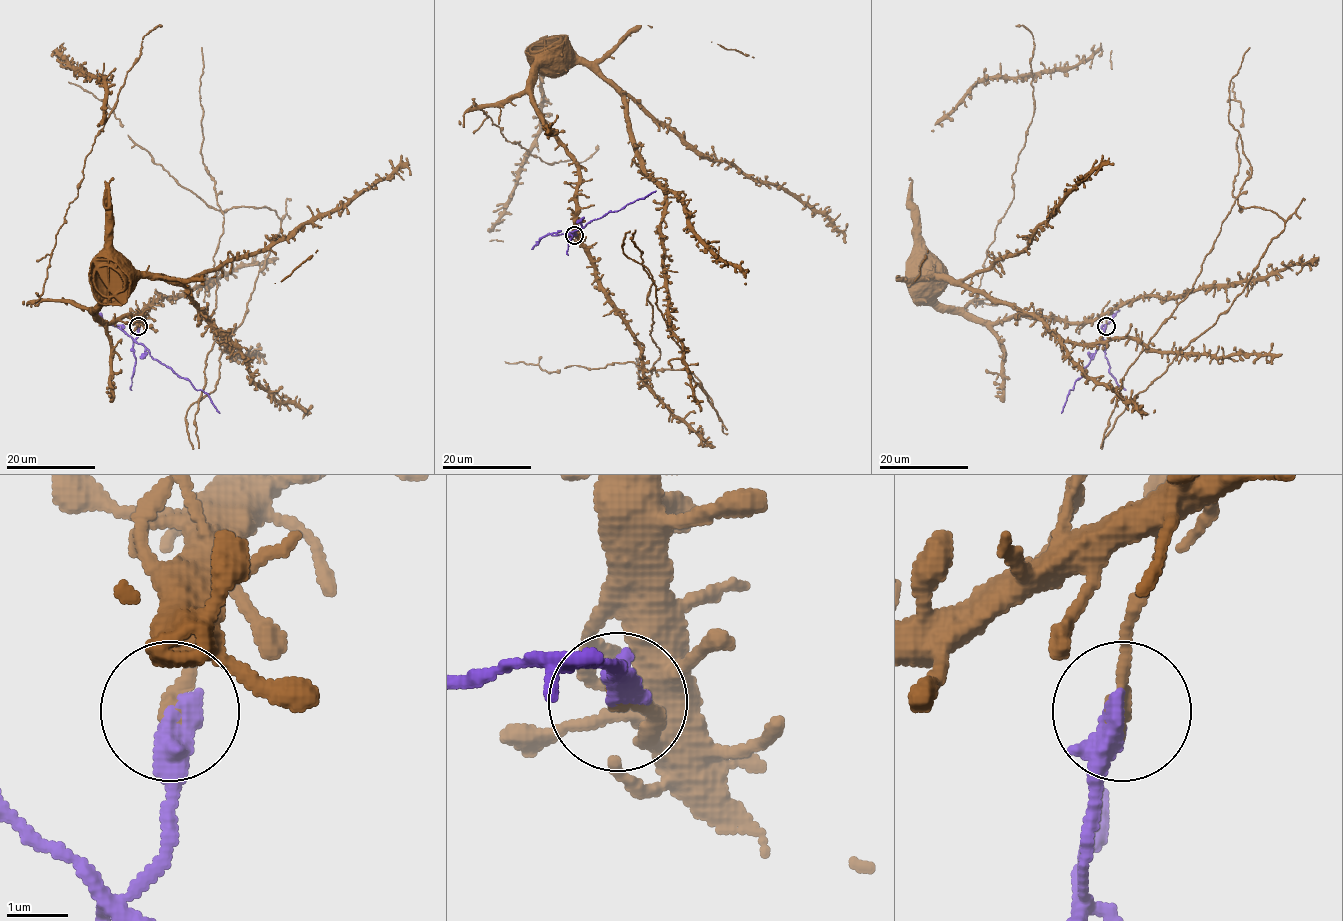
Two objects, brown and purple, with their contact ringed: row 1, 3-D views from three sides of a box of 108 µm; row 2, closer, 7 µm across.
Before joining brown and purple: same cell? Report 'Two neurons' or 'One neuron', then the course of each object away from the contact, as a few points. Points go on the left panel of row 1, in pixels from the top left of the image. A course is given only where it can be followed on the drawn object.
Two neurons. Course of brown: (137, 326), (140, 313), (140, 321), (141, 317), (104, 321), (96, 313), (107, 284), (120, 272), (120, 263). Course of purple: (137, 326), (136, 341), (154, 359), (186, 378), (196, 389), (203, 390), (220, 413)

